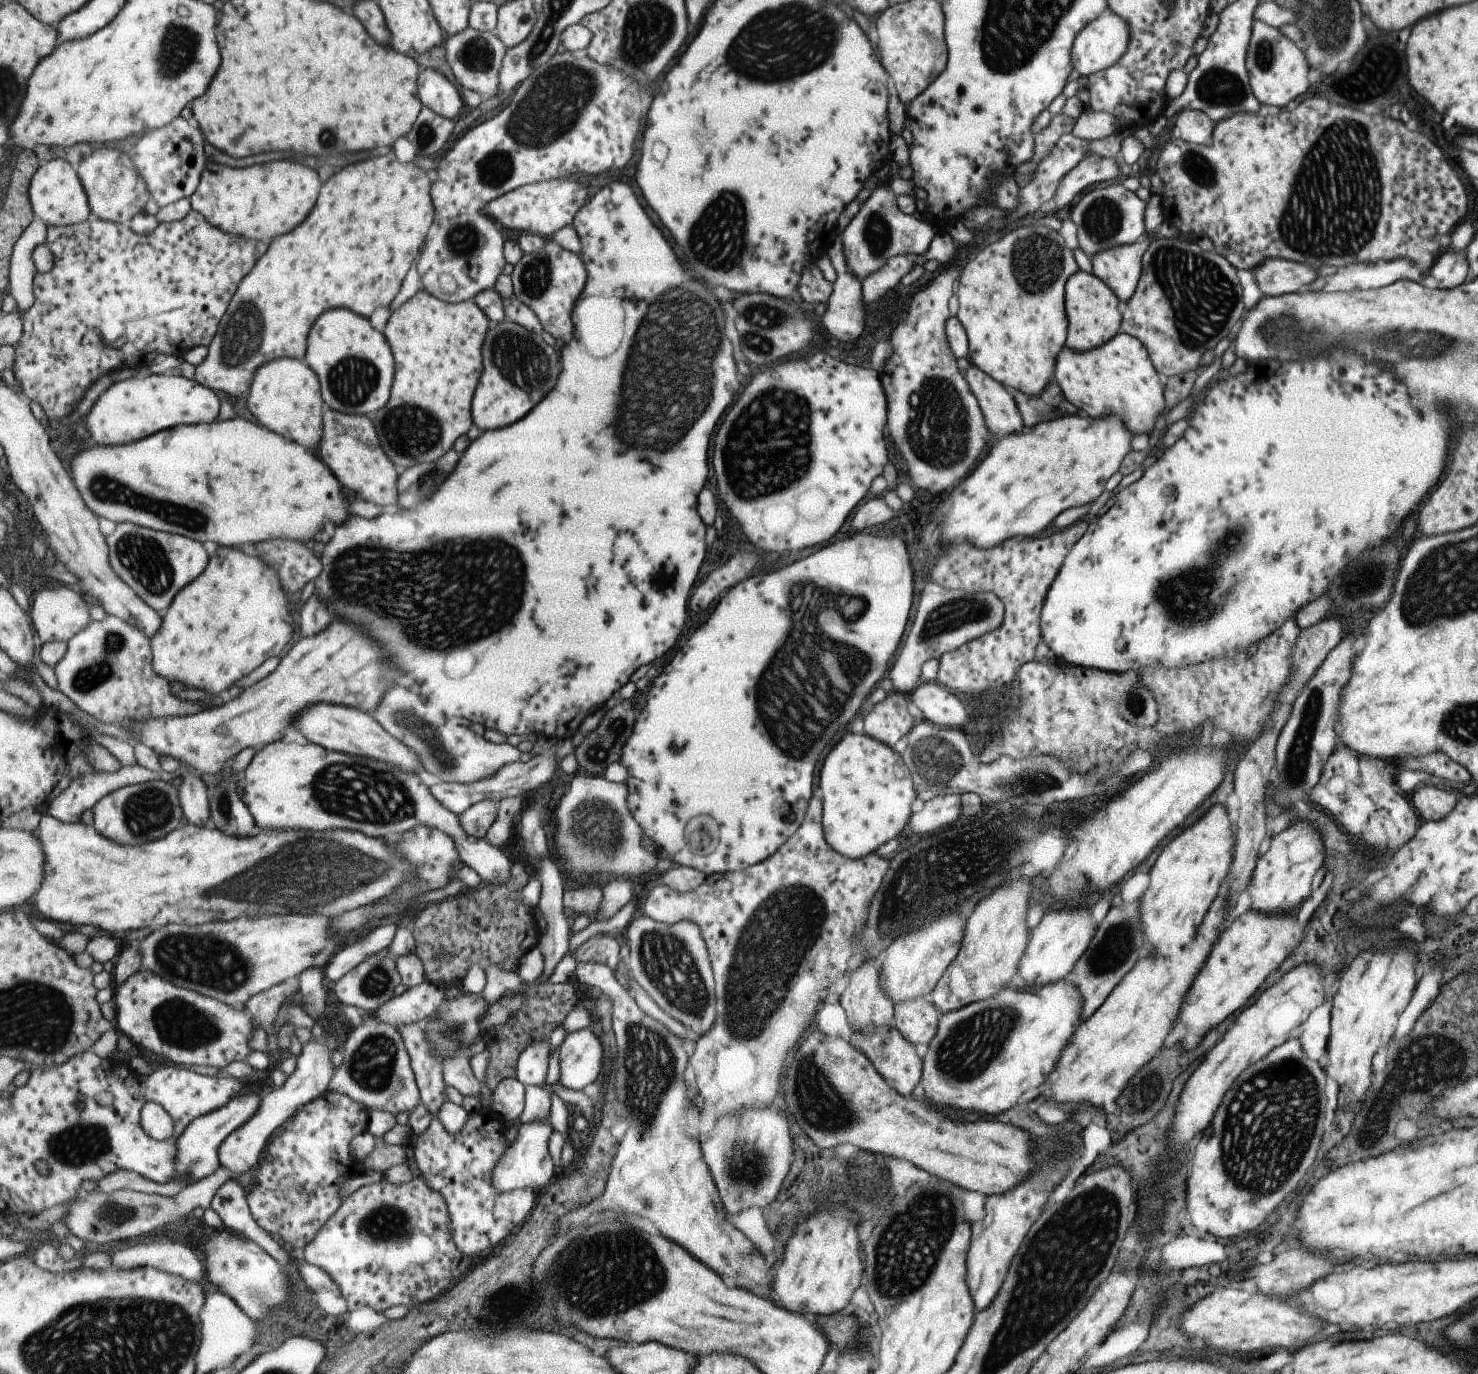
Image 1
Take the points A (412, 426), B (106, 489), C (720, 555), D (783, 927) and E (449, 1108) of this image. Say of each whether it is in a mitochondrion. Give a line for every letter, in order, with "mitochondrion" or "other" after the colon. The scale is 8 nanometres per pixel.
A: mitochondrion
B: mitochondrion
C: other
D: mitochondrion
E: other

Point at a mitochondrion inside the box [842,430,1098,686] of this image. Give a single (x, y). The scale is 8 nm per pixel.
(947, 616)

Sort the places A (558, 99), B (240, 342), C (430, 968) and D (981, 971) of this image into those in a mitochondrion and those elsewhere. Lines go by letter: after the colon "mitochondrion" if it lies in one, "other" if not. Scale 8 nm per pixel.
A: mitochondrion
B: mitochondrion
C: other
D: mitochondrion

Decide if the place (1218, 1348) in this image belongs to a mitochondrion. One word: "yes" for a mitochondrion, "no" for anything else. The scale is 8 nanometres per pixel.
no

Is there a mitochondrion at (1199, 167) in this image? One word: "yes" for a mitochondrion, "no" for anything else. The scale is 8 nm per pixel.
yes

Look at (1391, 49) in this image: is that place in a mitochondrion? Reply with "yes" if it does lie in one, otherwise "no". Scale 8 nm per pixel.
no

